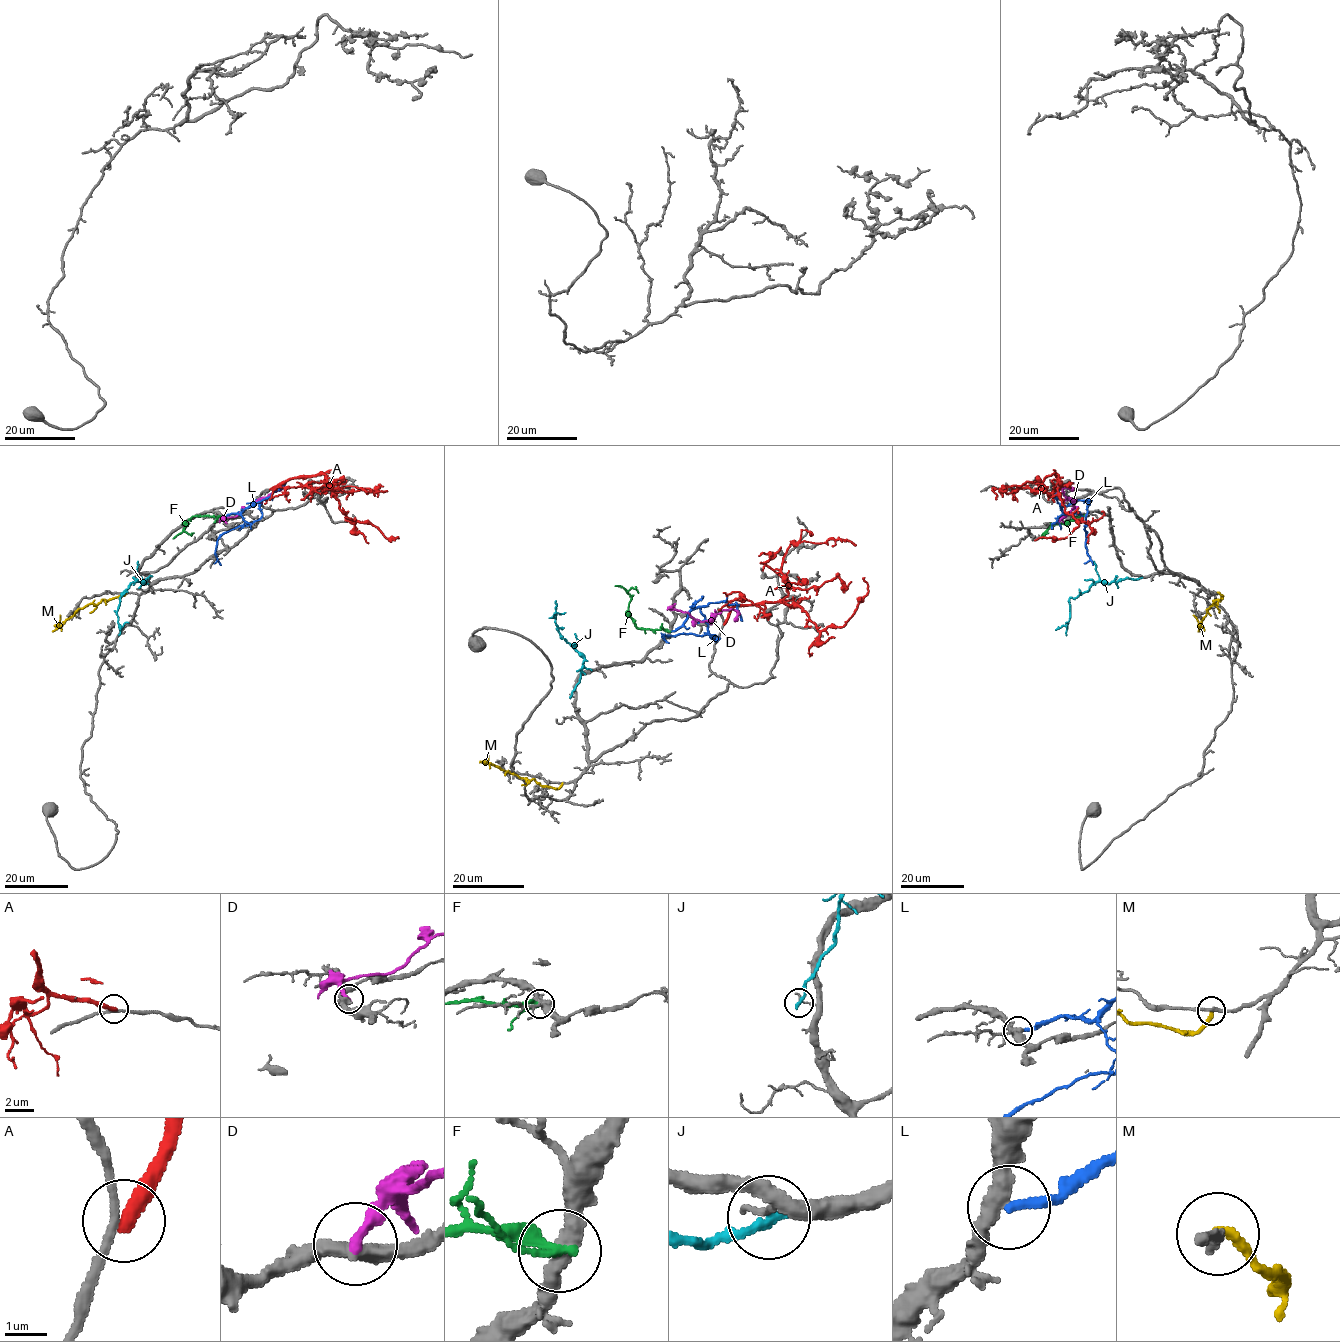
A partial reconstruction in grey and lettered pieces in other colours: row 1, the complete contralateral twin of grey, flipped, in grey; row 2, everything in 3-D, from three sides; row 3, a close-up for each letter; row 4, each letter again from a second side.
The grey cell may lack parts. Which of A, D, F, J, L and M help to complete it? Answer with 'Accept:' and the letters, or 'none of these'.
Accept: none of these

